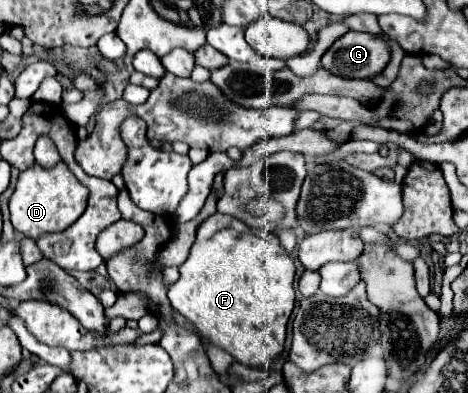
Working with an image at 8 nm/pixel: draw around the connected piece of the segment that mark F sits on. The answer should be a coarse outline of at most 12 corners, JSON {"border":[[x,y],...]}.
{"border":[[215,213],[167,293],[239,363],[285,347],[295,265]]}

